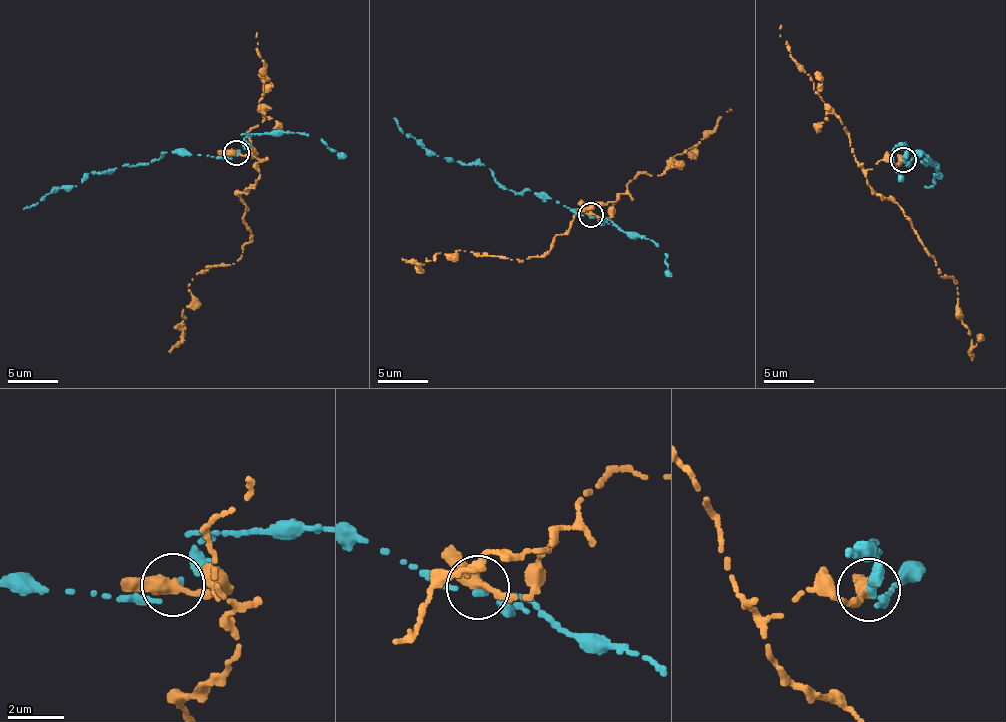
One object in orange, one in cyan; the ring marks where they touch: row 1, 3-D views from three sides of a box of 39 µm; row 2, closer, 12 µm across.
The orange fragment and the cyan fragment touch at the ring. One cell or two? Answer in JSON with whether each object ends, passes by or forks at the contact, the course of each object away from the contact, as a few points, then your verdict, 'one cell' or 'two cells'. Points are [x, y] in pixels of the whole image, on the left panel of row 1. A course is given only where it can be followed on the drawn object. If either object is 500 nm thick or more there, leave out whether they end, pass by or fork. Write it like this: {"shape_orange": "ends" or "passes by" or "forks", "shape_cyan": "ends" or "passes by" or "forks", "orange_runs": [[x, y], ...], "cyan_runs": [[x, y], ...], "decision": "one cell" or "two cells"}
{"shape_orange": "passes by", "shape_cyan": "passes by", "orange_runs": [[236, 153], [256, 152], [258, 169], [239, 196], [250, 241], [234, 264], [195, 274], [184, 339], [169, 352]], "cyan_runs": [[237, 153], [223, 157], [163, 153], [148, 164], [88, 173], [81, 183], [55, 188], [24, 210]], "decision": "two cells"}

